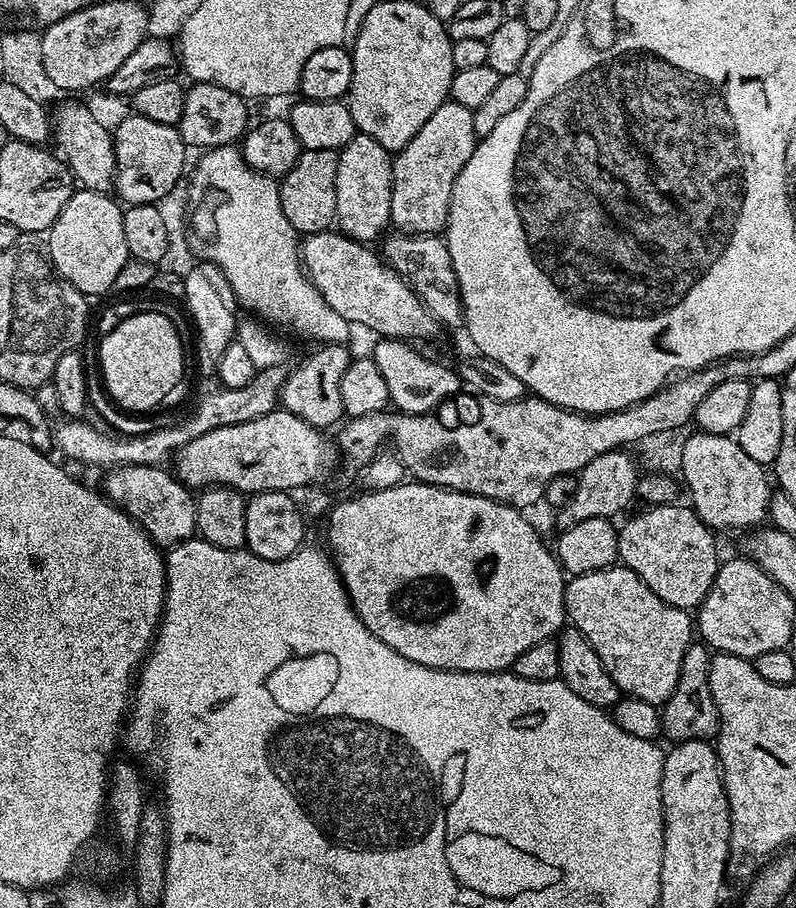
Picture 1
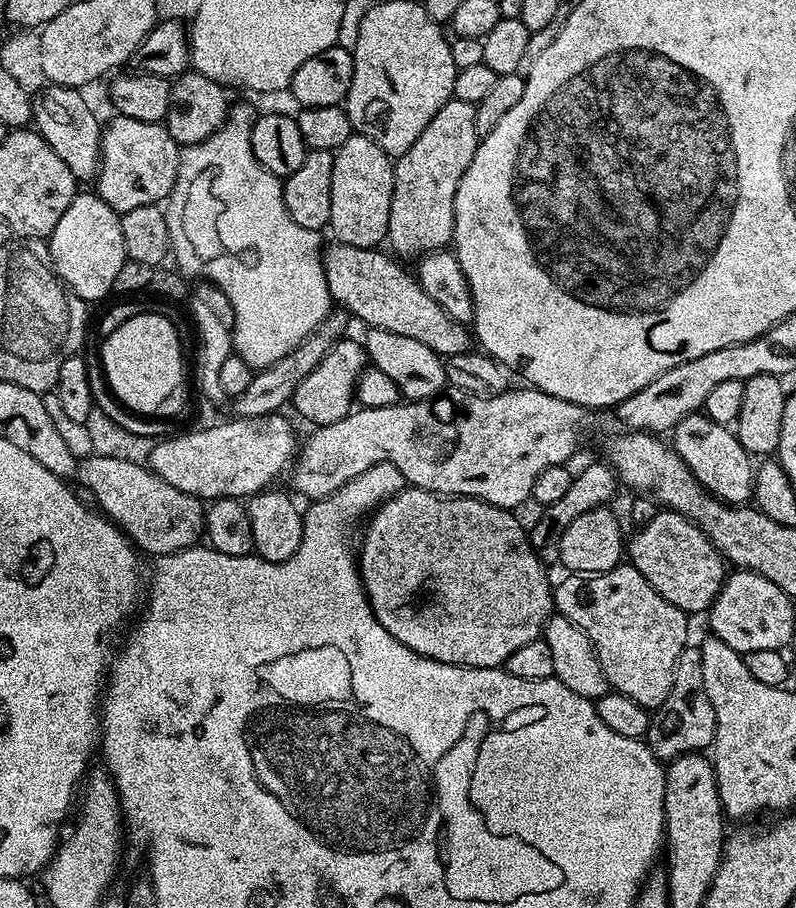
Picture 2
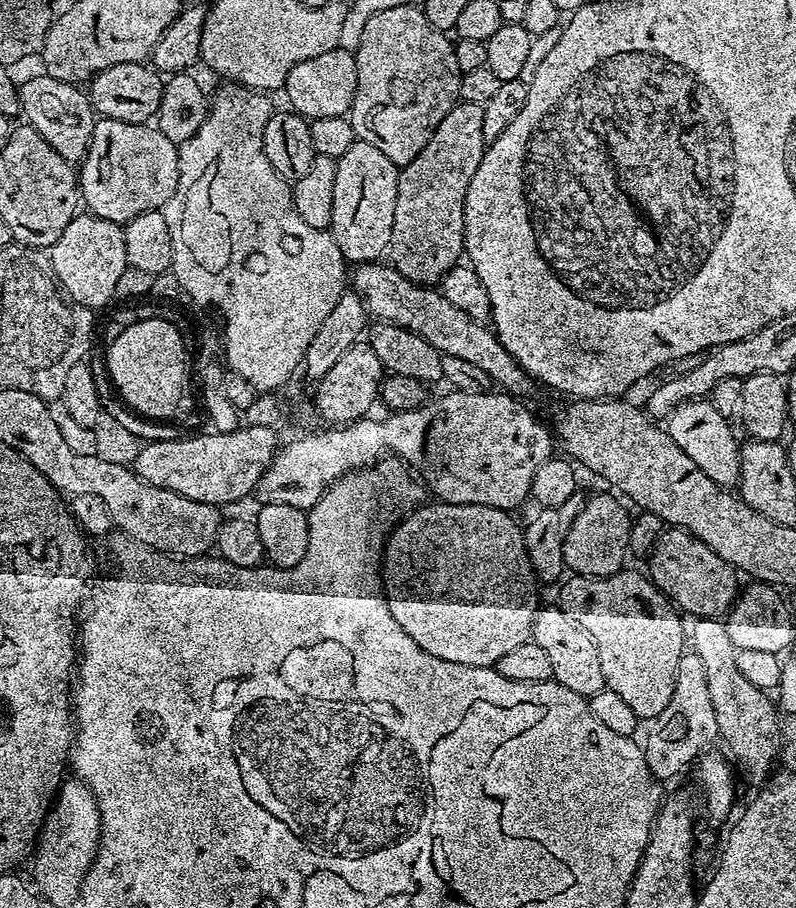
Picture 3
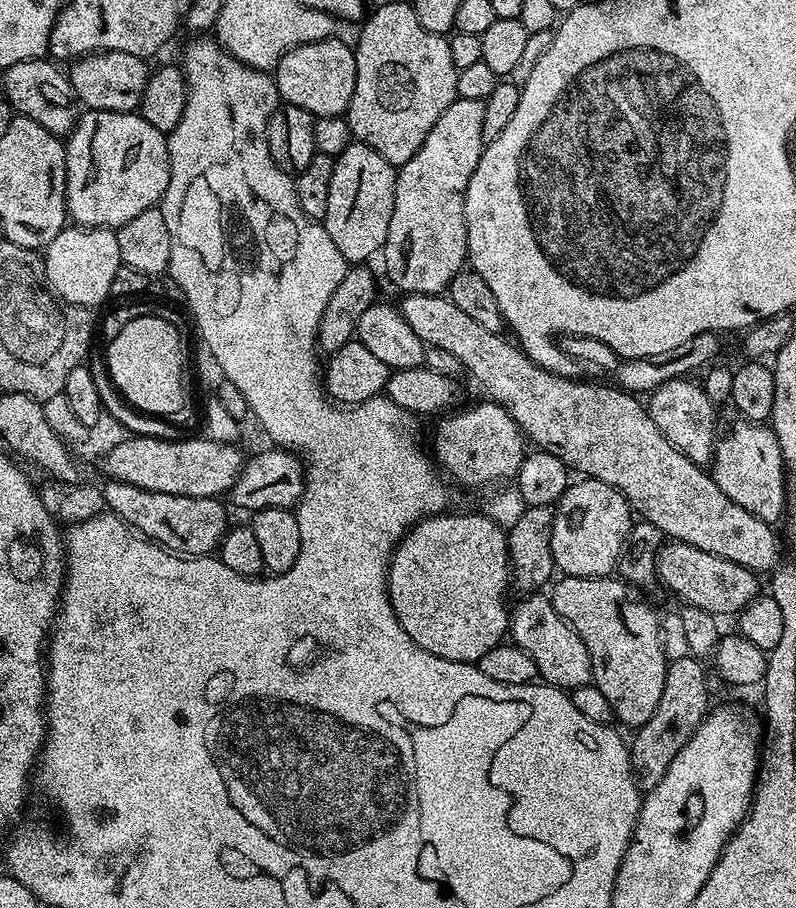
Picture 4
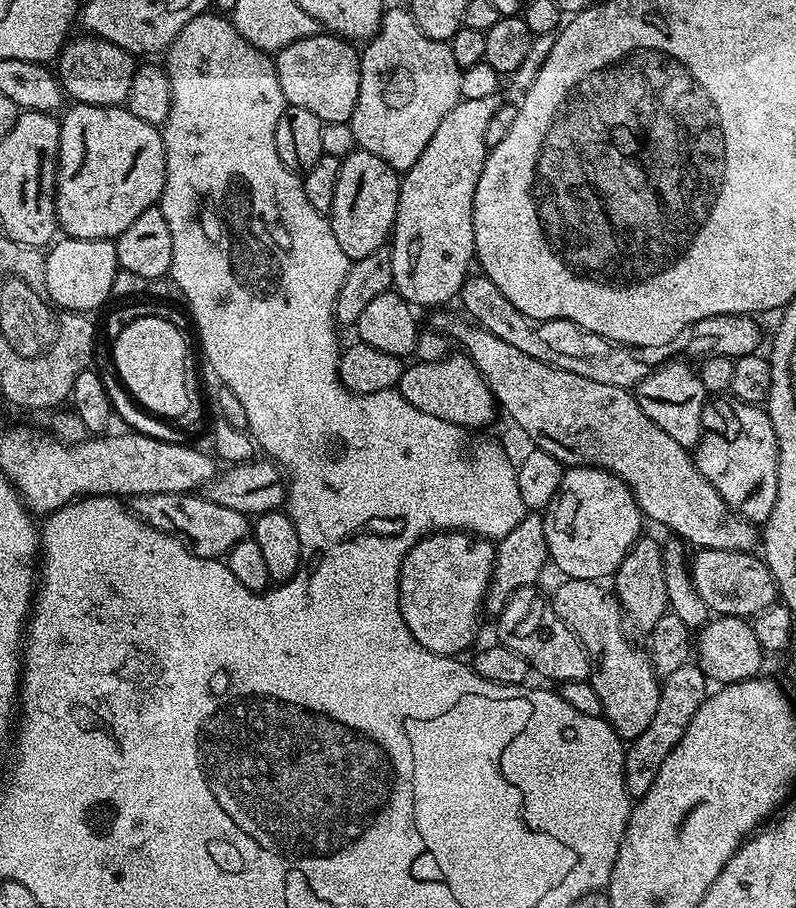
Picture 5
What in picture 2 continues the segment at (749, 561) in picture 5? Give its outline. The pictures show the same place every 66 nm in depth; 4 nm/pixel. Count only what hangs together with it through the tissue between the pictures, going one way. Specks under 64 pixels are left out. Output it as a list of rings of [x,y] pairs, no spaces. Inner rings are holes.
[[[660,510],[635,531],[627,541],[626,556],[638,574],[642,574],[666,602],[678,606],[684,613],[707,613],[724,585],[726,561],[703,530],[682,514]]]

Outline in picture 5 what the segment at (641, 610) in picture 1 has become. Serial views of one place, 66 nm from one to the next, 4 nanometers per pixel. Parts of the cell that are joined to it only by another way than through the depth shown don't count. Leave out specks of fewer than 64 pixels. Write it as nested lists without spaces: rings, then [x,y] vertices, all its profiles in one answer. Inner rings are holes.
[[[594,580],[559,581],[556,593],[551,593],[550,603],[558,618],[584,645],[588,655],[588,675],[602,702],[603,717],[620,736],[621,740],[631,742],[650,726],[654,710],[658,710],[661,677],[652,668],[649,653],[631,644],[619,600],[603,583]]]

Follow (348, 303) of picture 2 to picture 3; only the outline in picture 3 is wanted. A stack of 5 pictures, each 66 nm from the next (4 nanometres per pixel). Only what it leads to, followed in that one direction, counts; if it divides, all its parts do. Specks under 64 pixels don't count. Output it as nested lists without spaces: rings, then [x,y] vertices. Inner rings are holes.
[[[360,262],[355,265],[356,273],[351,273],[351,287],[360,295],[367,315],[385,324],[397,324],[410,334],[418,334],[441,356],[454,355],[463,361],[472,362],[484,371],[493,385],[509,394],[524,394],[530,385],[530,377],[516,365],[516,359],[509,354],[506,346],[496,337],[495,331],[487,323],[472,320],[470,314],[458,310],[454,302],[445,298],[443,291],[426,284],[415,284],[406,279],[387,262]]]

